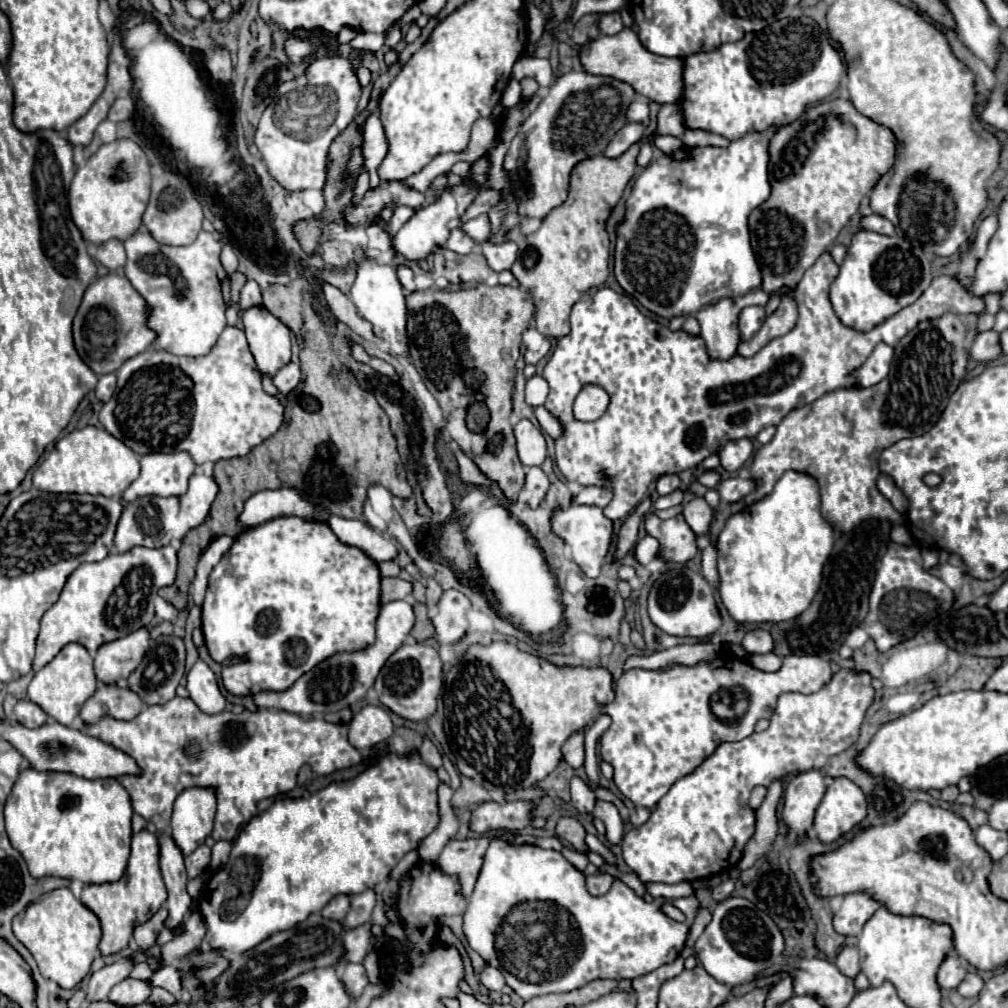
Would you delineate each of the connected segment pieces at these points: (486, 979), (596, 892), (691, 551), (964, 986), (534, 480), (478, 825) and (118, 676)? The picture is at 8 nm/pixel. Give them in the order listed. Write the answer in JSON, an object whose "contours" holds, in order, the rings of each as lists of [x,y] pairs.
{"contours":[[[[487,966],[487,968],[483,970],[483,974],[481,974],[481,984],[483,984],[487,990],[503,990],[505,978],[503,978],[503,974],[501,974],[497,968]]],[[[595,874],[595,876],[587,876],[587,892],[593,896],[603,896],[607,894],[607,890],[613,884],[613,876],[609,874]]],[[[655,514],[645,516],[645,532],[659,542],[663,562],[687,562],[697,554],[697,536],[685,522],[683,514],[659,520]]],[[[969,972],[969,974],[965,976],[965,980],[957,986],[957,992],[959,992],[961,996],[965,996],[965,998],[975,998],[975,996],[981,992],[981,988],[983,988],[983,980],[981,980],[977,974]]],[[[527,468],[527,480],[525,480],[525,486],[531,490],[529,506],[531,506],[531,508],[537,508],[539,502],[541,502],[541,498],[545,498],[547,488],[549,488],[547,476],[545,476],[543,470],[539,470],[539,468]]],[[[515,800],[515,802],[483,802],[473,810],[471,816],[471,830],[477,834],[487,834],[495,830],[511,830],[519,832],[521,828],[531,824],[531,802],[525,800]]],[[[133,630],[127,638],[117,638],[115,642],[105,642],[95,652],[95,676],[105,682],[119,682],[129,678],[129,674],[139,666],[143,654],[149,648],[149,630]]]]}

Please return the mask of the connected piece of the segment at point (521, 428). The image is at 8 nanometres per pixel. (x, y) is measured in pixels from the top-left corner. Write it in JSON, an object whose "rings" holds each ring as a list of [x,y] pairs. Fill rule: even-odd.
{"rings":[[[519,420],[515,424],[514,435],[519,460],[525,466],[541,466],[547,458],[547,444],[541,430],[529,420]]]}

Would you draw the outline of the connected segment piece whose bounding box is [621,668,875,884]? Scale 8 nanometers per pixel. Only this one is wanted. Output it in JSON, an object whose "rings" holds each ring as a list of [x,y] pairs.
{"rings":[[[841,668],[833,678],[815,694],[781,694],[773,710],[771,724],[761,734],[751,734],[739,742],[723,742],[715,748],[711,758],[705,758],[691,774],[679,778],[671,790],[657,802],[649,820],[629,830],[623,836],[623,860],[639,876],[641,882],[693,882],[717,876],[721,872],[733,870],[741,860],[741,852],[749,838],[753,836],[755,816],[749,814],[749,794],[755,786],[769,786],[775,780],[785,778],[791,772],[811,770],[819,754],[835,756],[847,750],[859,736],[859,726],[865,718],[867,708],[875,700],[875,688],[871,686],[873,676],[869,672],[857,672]]]}

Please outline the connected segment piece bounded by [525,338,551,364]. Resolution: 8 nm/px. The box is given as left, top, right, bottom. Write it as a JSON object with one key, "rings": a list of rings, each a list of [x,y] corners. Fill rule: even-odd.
{"rings":[[[545,338],[545,342],[541,344],[541,348],[539,348],[537,352],[531,352],[531,350],[525,352],[525,362],[527,362],[527,364],[537,364],[537,362],[549,352],[549,348],[551,348],[551,340]]]}

